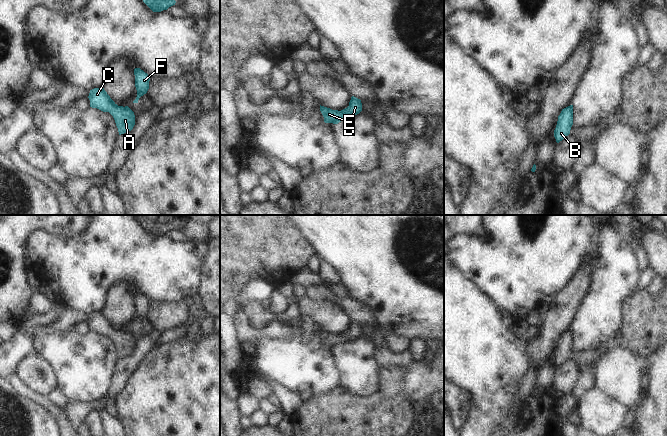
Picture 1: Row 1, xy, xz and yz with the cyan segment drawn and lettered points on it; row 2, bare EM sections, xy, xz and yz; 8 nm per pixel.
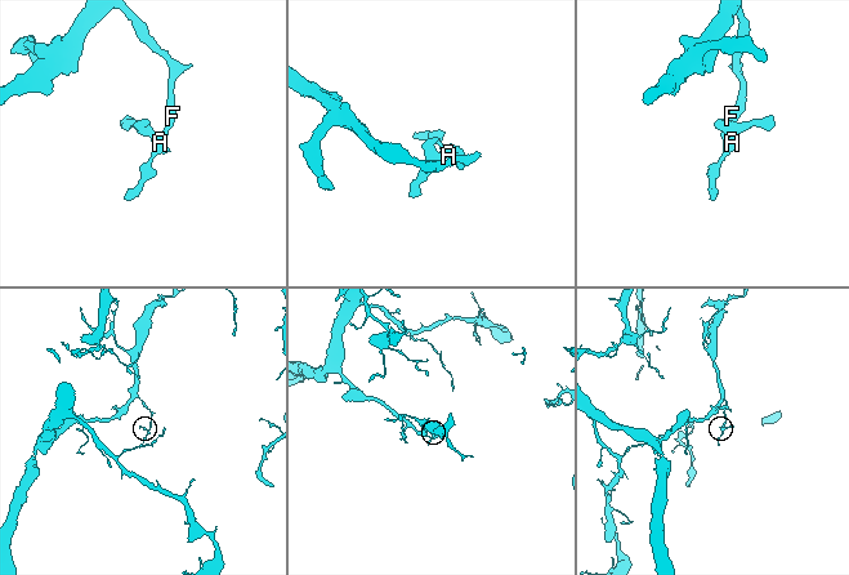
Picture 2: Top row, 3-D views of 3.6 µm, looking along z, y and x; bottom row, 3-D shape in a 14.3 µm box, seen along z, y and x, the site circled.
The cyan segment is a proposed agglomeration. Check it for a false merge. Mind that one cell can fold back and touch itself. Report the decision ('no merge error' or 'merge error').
no merge error

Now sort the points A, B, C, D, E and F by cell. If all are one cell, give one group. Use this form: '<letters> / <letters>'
A B C D E F

